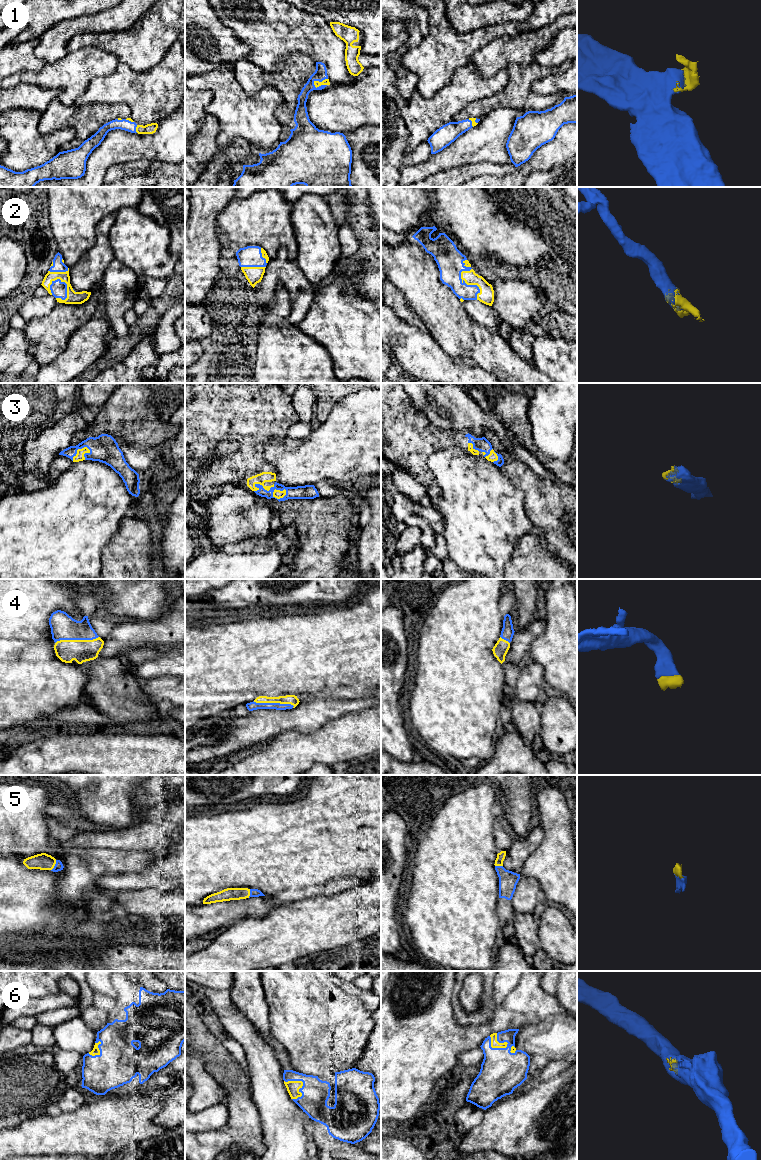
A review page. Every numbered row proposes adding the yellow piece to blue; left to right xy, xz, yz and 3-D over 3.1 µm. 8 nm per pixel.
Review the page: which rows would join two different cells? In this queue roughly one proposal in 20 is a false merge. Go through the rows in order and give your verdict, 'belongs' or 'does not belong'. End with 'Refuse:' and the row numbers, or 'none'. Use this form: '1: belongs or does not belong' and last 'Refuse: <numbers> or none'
1: belongs
2: belongs
3: belongs
4: belongs
5: belongs
6: belongs
Refuse: none

